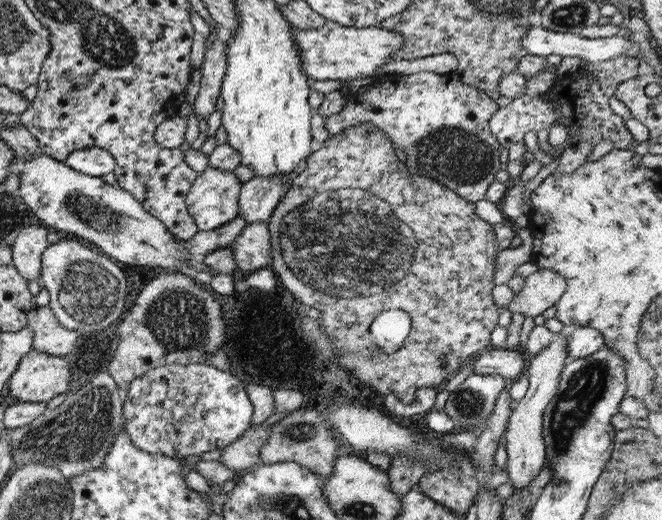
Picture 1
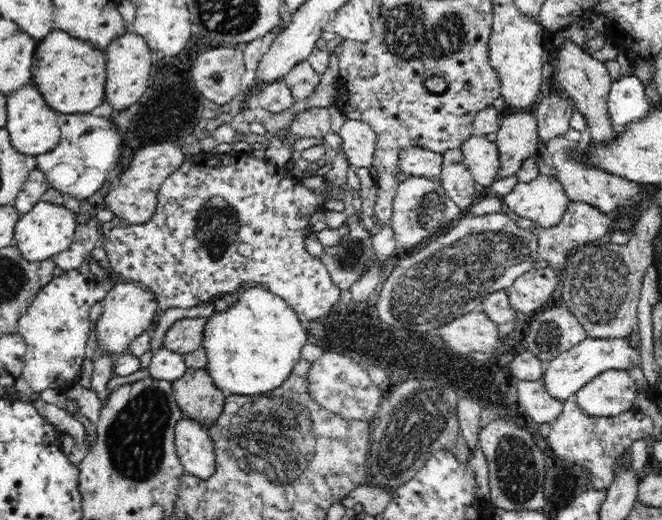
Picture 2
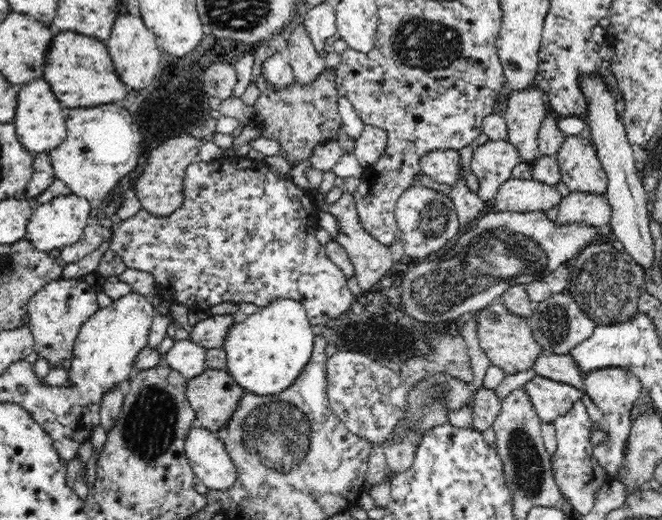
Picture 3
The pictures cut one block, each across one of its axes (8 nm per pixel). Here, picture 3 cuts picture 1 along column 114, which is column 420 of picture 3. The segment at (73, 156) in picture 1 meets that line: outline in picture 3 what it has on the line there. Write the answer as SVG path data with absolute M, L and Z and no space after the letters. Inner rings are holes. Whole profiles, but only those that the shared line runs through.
M453 149L434 150L423 156L419 165L423 174L450 187L464 176L464 172L461 172L460 152Z

